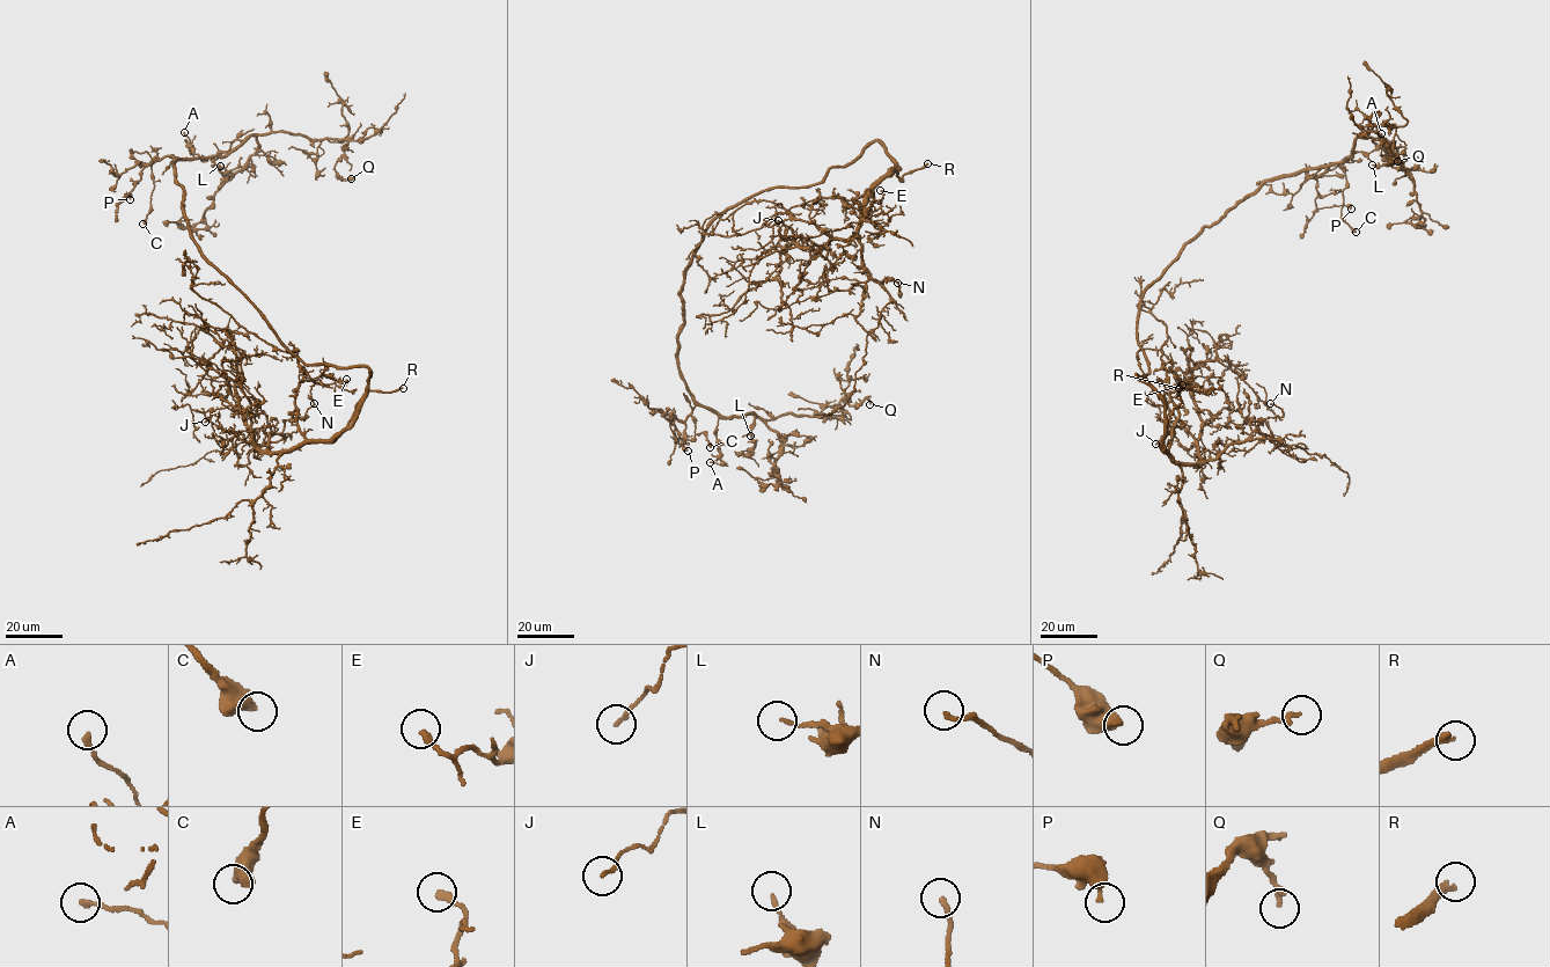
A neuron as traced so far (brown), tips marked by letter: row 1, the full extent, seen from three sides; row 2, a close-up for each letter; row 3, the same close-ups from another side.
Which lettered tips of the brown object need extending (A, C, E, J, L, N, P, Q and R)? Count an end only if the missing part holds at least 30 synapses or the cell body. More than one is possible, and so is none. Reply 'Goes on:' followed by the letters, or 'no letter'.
Goes on: R

